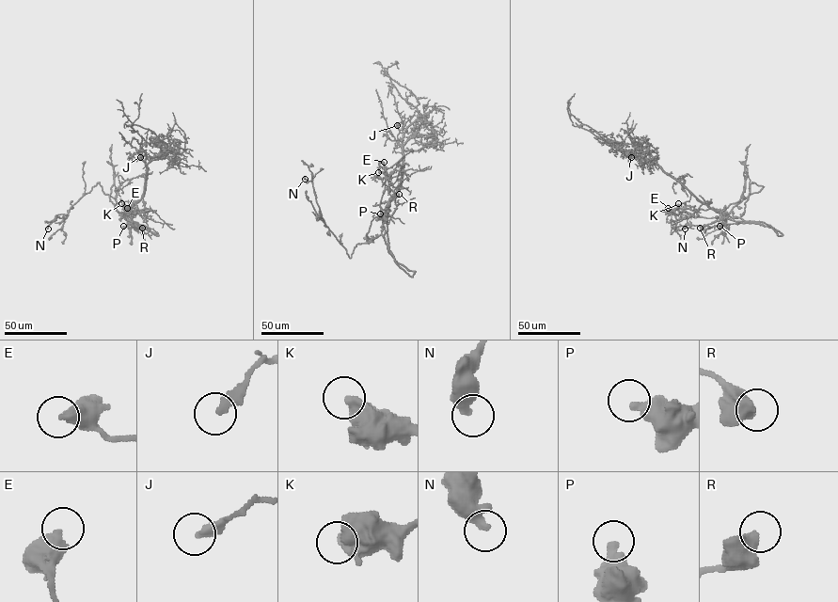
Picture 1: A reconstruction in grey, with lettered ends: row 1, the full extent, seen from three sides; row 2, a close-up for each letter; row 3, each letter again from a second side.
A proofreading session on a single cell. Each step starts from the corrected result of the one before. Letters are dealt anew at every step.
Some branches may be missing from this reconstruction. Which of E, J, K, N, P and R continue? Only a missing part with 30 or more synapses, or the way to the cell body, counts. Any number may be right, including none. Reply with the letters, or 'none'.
none

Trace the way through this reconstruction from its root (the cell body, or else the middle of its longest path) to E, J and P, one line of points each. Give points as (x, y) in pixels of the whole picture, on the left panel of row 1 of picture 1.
E: (130, 209), (135, 203), (138, 213), (134, 213), (127, 208)
J: (130, 209), (144, 189), (147, 154), (140, 157)
P: (130, 209), (128, 214), (134, 224), (130, 228), (127, 224), (123, 226)

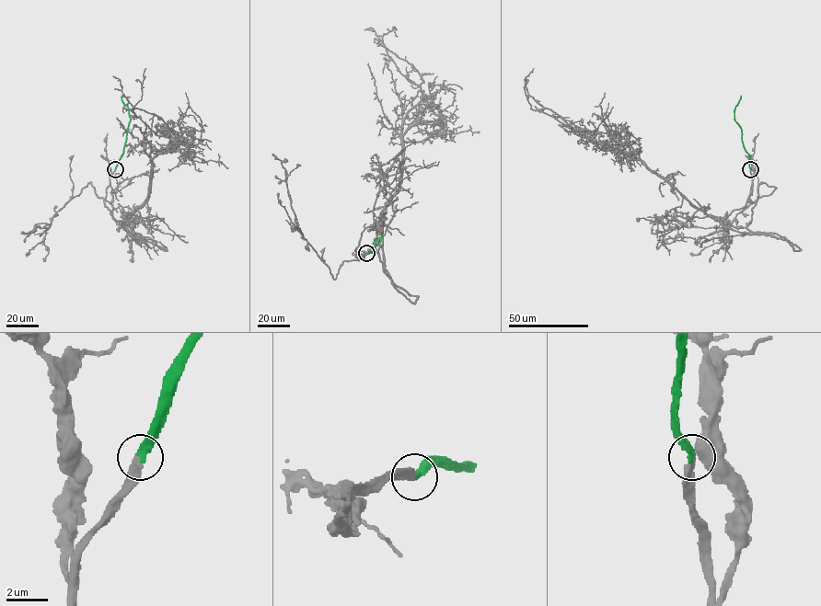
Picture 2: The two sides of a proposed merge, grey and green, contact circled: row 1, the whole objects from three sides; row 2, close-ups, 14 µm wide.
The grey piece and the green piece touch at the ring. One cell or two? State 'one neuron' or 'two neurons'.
one neuron

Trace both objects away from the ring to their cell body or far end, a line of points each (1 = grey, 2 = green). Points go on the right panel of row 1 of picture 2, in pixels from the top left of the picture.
1: (750, 168), (746, 204), (722, 221), (713, 219), (629, 153), (599, 148), (531, 108), (524, 88), (533, 68)
2: (750, 168), (741, 127), (734, 120), (734, 108), (741, 96)

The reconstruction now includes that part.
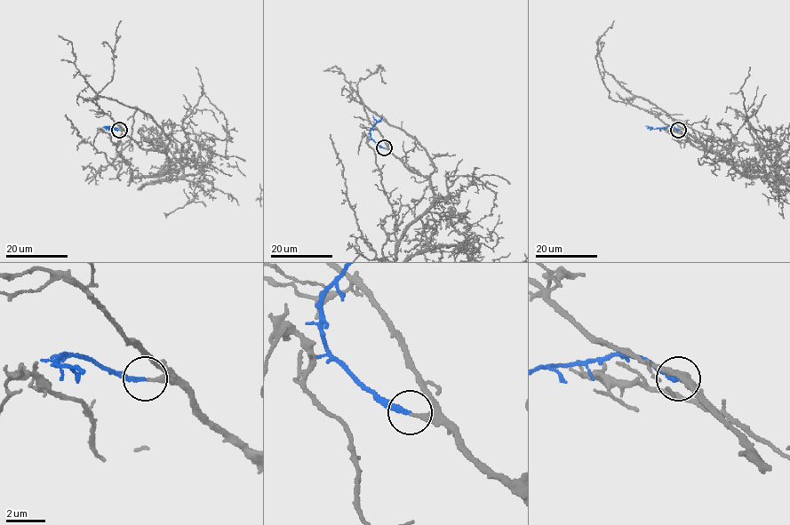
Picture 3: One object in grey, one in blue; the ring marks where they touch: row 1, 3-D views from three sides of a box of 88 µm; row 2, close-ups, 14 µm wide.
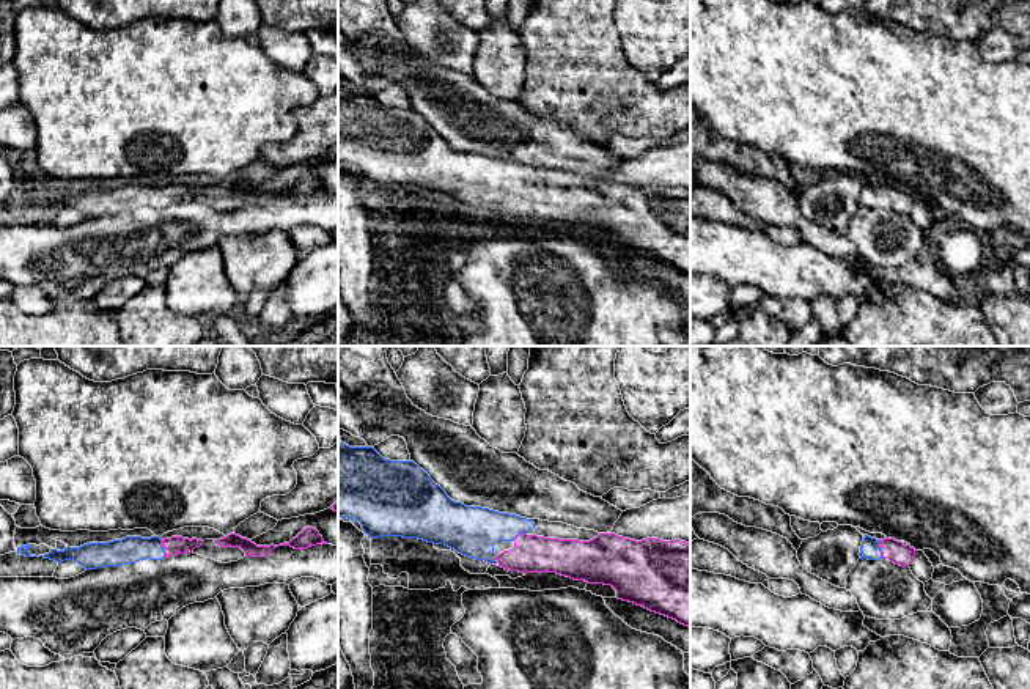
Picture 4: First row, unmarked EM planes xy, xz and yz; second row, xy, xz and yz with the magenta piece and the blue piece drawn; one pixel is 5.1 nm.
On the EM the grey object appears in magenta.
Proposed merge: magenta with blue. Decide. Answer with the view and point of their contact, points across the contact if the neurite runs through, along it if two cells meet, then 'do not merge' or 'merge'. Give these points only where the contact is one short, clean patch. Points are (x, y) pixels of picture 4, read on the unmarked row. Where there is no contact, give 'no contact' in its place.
contact yz (881, 197); way yz (895, 198), (881, 197), (870, 197); merge

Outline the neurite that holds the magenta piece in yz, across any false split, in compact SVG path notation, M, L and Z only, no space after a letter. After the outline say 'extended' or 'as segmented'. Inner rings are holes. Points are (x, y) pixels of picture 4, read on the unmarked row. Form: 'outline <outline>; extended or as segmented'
outline M865 182L859 203L868 208L888 206L895 212L909 214L915 197L893 186L876 187Z; extended

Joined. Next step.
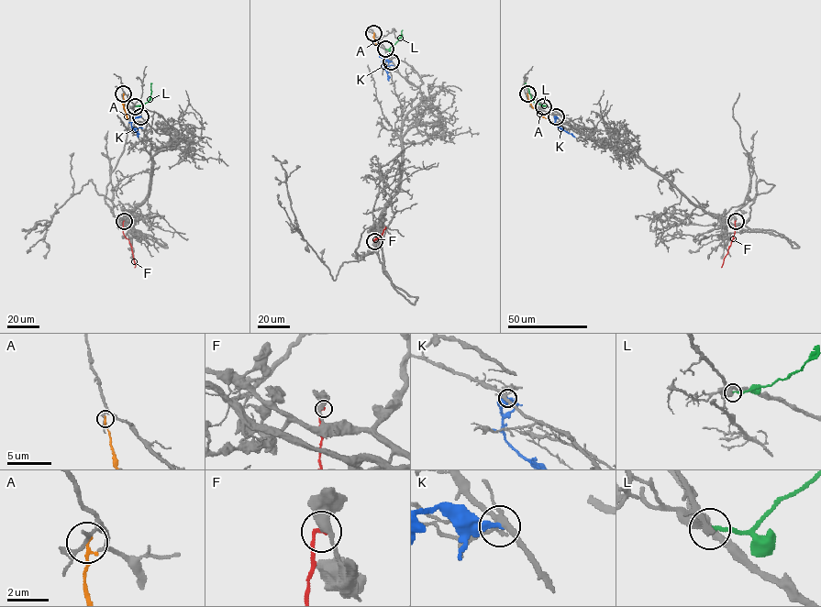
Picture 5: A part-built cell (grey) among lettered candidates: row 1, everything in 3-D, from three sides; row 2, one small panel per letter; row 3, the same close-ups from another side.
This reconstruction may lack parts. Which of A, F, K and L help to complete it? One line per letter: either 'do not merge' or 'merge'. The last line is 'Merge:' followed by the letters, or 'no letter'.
A: do not merge
F: do not merge
K: do not merge
L: do not merge
Merge: no letter

